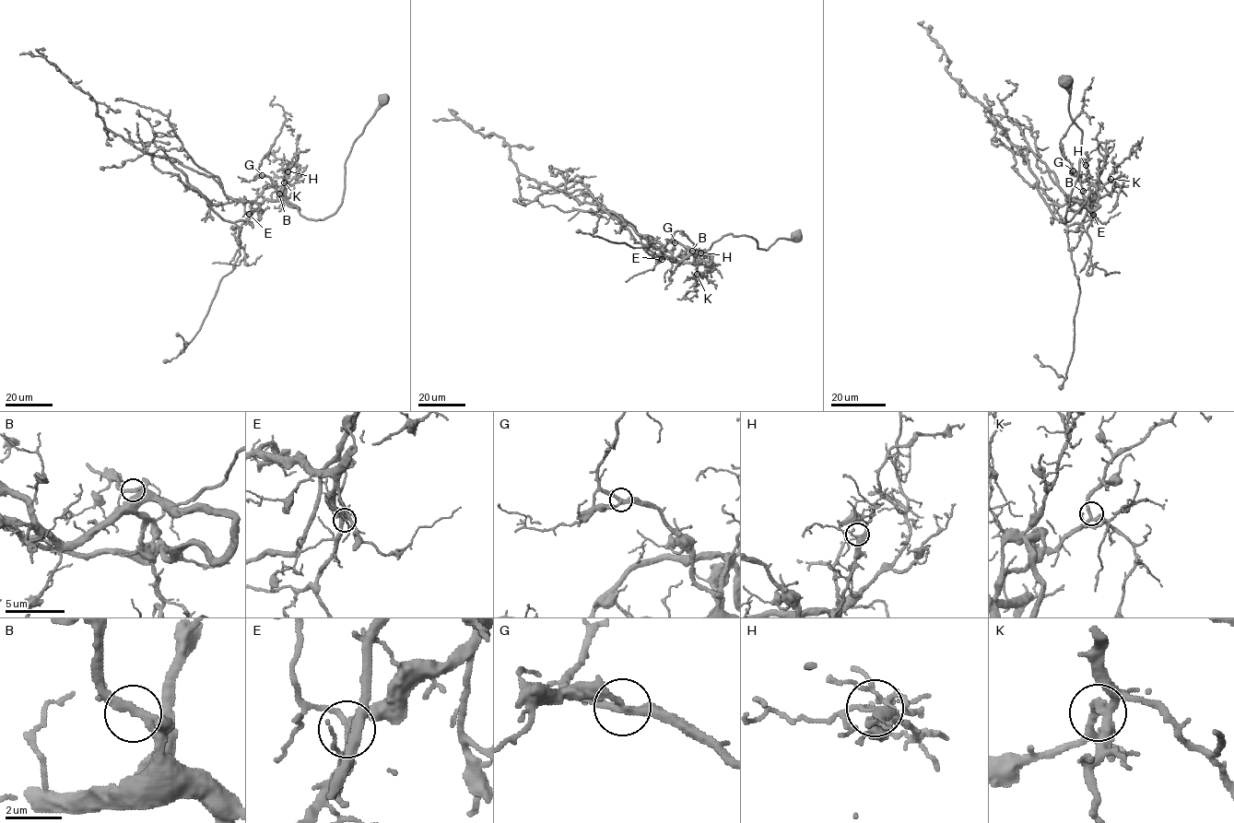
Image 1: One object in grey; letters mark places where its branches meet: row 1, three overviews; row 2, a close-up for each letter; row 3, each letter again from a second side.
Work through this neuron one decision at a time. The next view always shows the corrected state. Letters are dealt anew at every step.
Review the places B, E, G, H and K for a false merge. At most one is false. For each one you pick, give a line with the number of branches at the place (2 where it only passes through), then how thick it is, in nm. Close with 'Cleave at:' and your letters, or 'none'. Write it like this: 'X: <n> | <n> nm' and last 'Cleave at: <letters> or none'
Cleave at: none

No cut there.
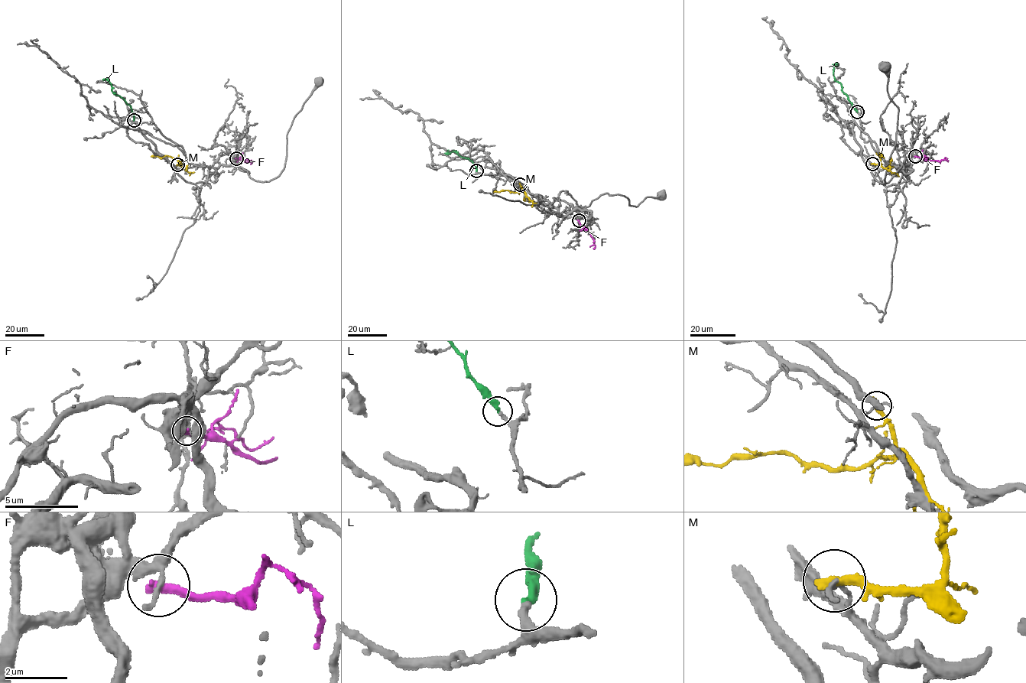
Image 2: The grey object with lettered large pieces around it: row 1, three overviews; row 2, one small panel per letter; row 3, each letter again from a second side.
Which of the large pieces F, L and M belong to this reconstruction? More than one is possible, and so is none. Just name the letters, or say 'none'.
L

